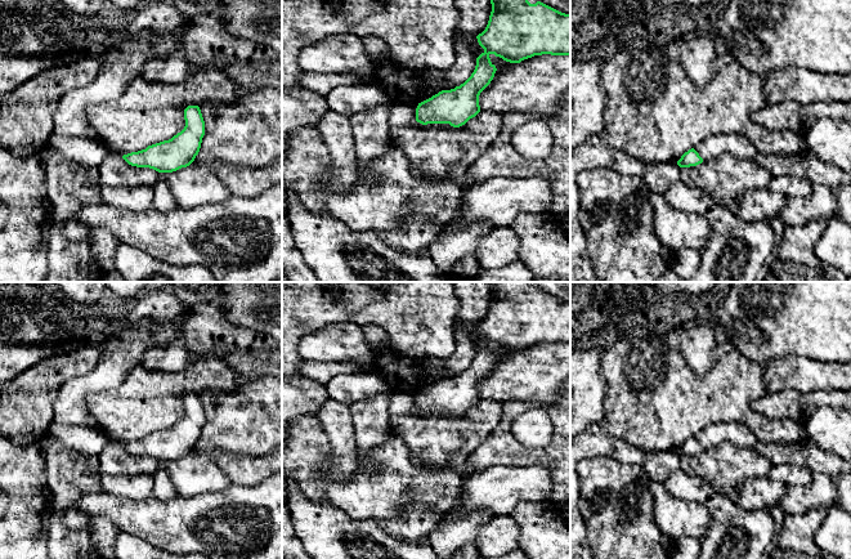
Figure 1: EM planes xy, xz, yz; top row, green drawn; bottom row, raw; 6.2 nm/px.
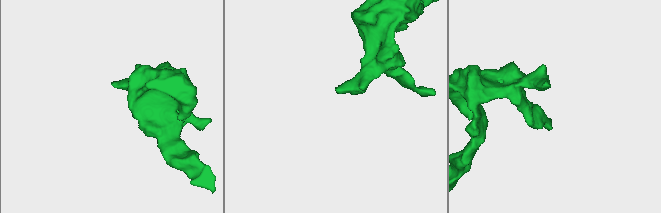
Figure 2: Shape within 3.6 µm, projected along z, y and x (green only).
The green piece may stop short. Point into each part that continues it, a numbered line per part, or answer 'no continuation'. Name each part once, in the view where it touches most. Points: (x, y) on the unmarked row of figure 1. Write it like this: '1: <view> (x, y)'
1: yz (712, 434)

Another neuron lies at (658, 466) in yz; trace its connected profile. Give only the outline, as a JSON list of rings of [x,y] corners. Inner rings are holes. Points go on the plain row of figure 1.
[[[677,451],[666,453],[646,453],[642,461],[642,468],[650,482],[664,483],[666,479],[680,469],[681,456]]]

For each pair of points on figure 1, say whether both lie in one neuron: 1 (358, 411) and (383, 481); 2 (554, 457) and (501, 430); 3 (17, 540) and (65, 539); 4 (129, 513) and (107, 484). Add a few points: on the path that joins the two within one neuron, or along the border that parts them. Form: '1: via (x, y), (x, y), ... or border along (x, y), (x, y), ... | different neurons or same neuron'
1: border along (389, 437), (370, 455), (363, 455), (358, 451) | different neurons
2: via (540, 456), (523, 456), (511, 445) | same neuron
3: border along (53, 509), (49, 517), (46, 545) | different neurons
4: border along (103, 490), (130, 499), (143, 500) | different neurons

